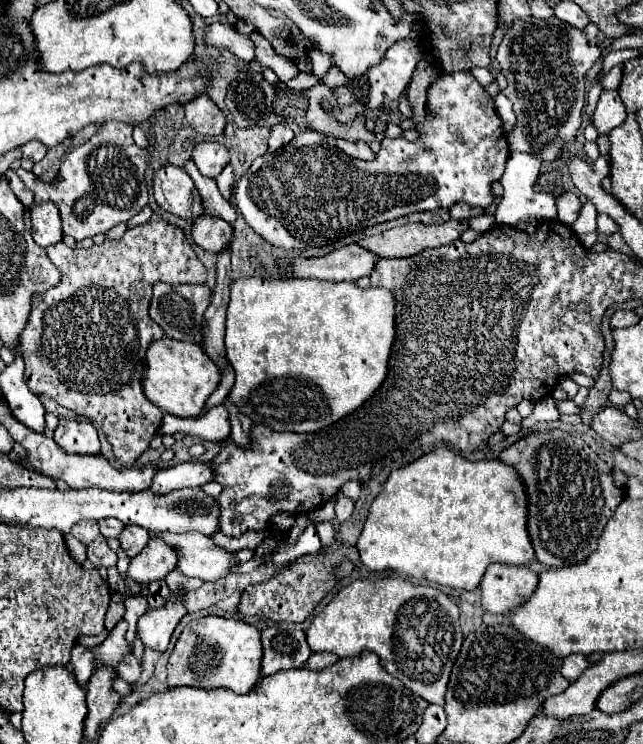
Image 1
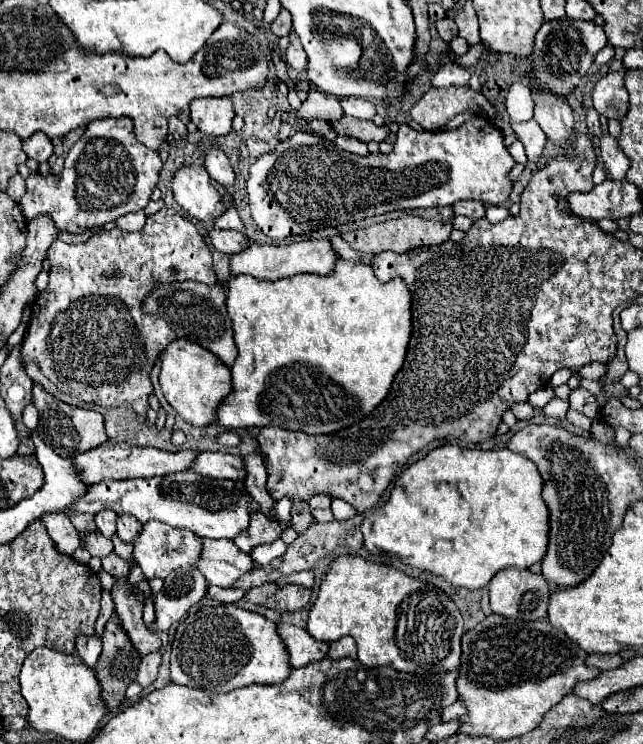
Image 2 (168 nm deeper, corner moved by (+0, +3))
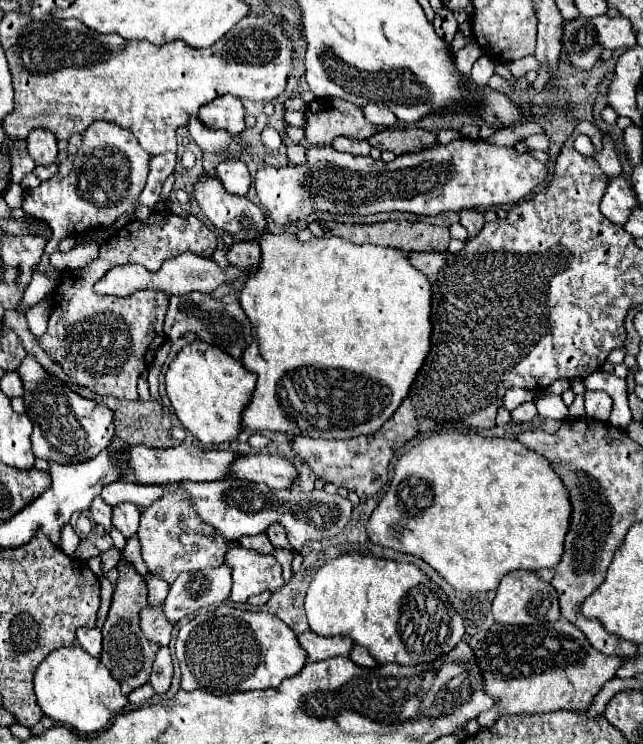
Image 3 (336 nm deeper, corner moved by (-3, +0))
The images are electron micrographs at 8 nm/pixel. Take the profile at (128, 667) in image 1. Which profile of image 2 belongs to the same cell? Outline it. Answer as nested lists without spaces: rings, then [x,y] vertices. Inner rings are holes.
[[[150,653],[150,655],[146,655],[146,657],[140,659],[138,671],[136,671],[136,683],[140,687],[148,687],[156,679],[160,661],[162,661],[162,655],[160,653]]]

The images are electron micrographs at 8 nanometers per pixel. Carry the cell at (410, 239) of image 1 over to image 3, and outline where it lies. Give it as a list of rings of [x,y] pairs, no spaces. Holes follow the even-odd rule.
[[[401,220],[401,222],[377,222],[377,224],[333,224],[333,236],[341,236],[347,238],[355,244],[381,244],[381,246],[389,246],[389,248],[399,248],[399,250],[407,250],[407,252],[445,252],[447,244],[449,244],[449,230],[445,226],[431,226],[425,222],[409,222],[409,220]]]

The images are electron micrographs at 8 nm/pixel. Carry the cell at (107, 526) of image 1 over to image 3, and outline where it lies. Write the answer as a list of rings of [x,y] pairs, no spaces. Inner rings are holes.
[[[97,496],[93,502],[91,502],[91,508],[89,508],[95,524],[101,524],[105,528],[105,532],[111,530],[111,506],[103,502],[101,496]]]

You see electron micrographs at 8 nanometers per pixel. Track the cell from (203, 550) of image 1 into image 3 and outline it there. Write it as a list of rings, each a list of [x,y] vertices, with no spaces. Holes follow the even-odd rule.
[[[233,544],[227,552],[225,564],[233,568],[233,592],[231,600],[241,604],[261,592],[277,592],[285,580],[281,576],[281,564],[273,554],[259,554],[255,550]]]

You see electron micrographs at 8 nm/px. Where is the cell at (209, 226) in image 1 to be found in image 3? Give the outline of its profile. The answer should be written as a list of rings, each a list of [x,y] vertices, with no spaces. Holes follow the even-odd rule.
[[[237,242],[229,248],[227,258],[233,266],[249,272],[249,276],[251,276],[259,268],[261,250],[259,250],[259,244],[255,244],[255,242]]]

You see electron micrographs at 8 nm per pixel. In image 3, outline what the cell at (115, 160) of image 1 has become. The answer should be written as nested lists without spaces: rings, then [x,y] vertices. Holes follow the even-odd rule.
[[[93,122],[83,132],[83,144],[75,156],[71,174],[65,178],[55,174],[25,194],[25,212],[45,222],[53,232],[45,246],[39,270],[57,280],[60,272],[51,265],[49,254],[58,251],[59,242],[63,238],[73,238],[95,228],[111,226],[123,214],[131,214],[131,218],[135,218],[135,204],[141,190],[145,188],[147,174],[149,154],[139,146],[137,138],[129,130],[111,122]]]

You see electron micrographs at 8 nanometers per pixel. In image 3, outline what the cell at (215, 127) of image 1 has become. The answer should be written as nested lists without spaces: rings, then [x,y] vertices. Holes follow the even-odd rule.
[[[235,96],[215,98],[213,102],[205,104],[199,110],[201,122],[205,122],[209,128],[225,128],[233,134],[239,134],[247,128],[243,116],[245,116],[243,102]]]

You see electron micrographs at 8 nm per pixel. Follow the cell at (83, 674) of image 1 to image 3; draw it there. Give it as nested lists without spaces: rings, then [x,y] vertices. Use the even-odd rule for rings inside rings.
[[[79,628],[77,630],[77,644],[85,648],[89,654],[99,658],[101,654],[101,630],[99,628]]]

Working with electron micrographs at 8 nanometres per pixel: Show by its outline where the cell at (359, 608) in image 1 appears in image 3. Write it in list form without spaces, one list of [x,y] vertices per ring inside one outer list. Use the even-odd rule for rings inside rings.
[[[343,554],[335,560],[329,560],[325,566],[317,570],[305,596],[305,612],[309,626],[315,634],[319,636],[349,634],[355,640],[355,644],[365,646],[379,664],[433,662],[443,654],[447,654],[449,650],[453,650],[465,634],[463,618],[455,612],[447,594],[435,582],[431,582],[423,570],[419,570],[411,562],[385,560],[361,554]]]

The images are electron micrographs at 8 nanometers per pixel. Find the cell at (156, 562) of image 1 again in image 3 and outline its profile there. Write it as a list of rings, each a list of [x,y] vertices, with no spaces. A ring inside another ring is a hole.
[[[185,490],[163,494],[157,502],[141,512],[141,524],[137,532],[141,540],[141,554],[149,572],[161,576],[169,584],[181,572],[193,572],[203,568],[217,568],[225,562],[225,554],[231,548],[231,540],[223,538],[211,524],[201,522],[193,510],[193,500]]]

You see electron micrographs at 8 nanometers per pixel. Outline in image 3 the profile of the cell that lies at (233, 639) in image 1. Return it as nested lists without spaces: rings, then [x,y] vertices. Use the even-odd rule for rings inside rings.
[[[231,606],[201,610],[179,628],[177,660],[181,666],[183,690],[205,690],[215,696],[245,690],[277,688],[281,680],[295,676],[307,662],[297,634],[267,612],[247,612]]]

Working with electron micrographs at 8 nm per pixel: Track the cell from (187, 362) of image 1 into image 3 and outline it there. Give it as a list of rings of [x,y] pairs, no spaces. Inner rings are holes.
[[[195,340],[179,350],[175,360],[171,362],[167,374],[167,396],[175,408],[181,424],[201,442],[201,444],[223,444],[233,442],[243,426],[243,410],[249,404],[251,394],[255,390],[257,374],[245,370],[241,360],[235,360],[225,350],[211,346],[203,340]]]

